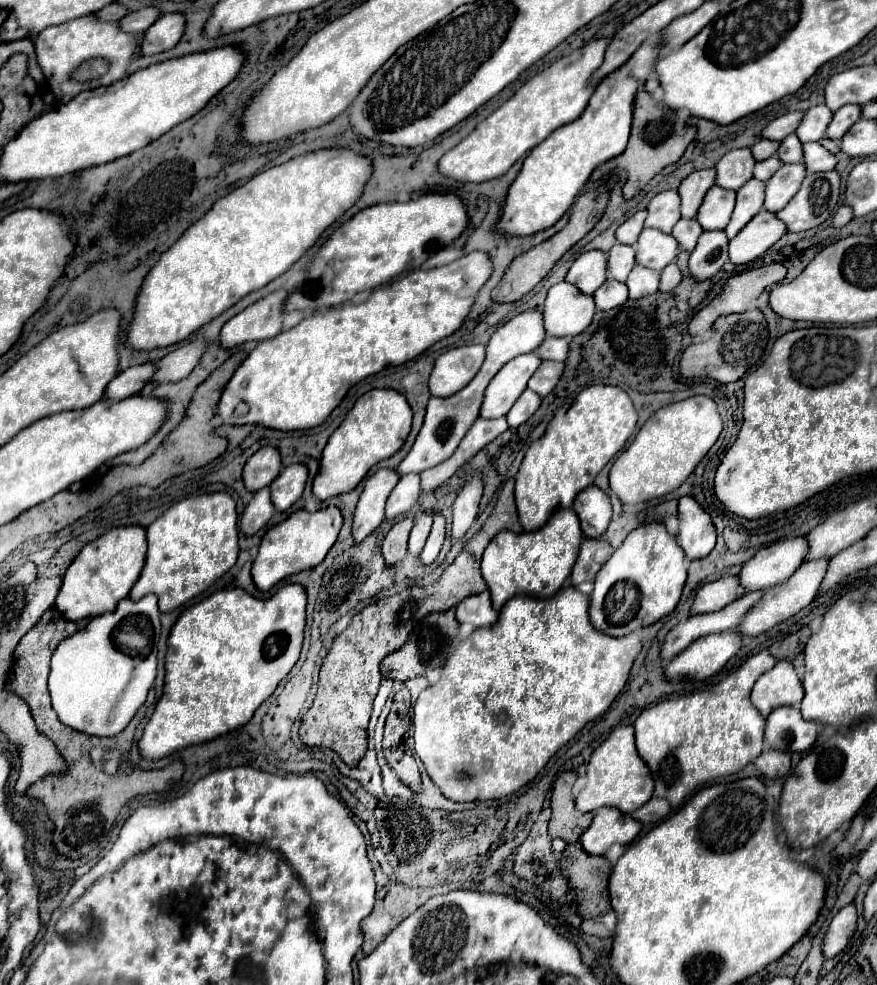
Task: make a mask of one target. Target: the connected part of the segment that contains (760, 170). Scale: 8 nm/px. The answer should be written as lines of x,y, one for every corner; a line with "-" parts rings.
770,157
770,159
758,161
756,167
754,167
754,177
760,179
760,181
768,181
768,179
774,175
774,171
780,169
780,165
782,165
782,163
778,161
778,157

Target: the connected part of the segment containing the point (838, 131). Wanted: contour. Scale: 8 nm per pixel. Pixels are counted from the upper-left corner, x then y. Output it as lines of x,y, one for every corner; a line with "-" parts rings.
846,105
838,109
826,129
826,137
830,139
842,139
842,135
860,119
860,107
858,105

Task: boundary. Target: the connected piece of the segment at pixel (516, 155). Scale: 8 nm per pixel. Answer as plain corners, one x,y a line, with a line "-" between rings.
610,37
592,39
584,47
554,61
548,69
526,81
506,103
502,103
492,115
478,123
478,127
466,139
462,139
440,159
440,173
464,183
490,181
504,175
522,155
532,151
552,131
578,119
586,109
590,95
594,93
594,85
590,83
590,79
592,73
600,69
610,41

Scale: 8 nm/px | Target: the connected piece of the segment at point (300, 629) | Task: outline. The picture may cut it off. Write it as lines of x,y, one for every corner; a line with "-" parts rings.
288,583
278,589
270,599
256,599
240,587
222,589
188,607
174,623
168,637
166,653
166,681
164,695
138,741
140,753
146,759
162,759
188,745
198,745
220,737
228,731
246,725
256,707
260,707
278,687
290,669
296,665
306,627
306,589
298,583

